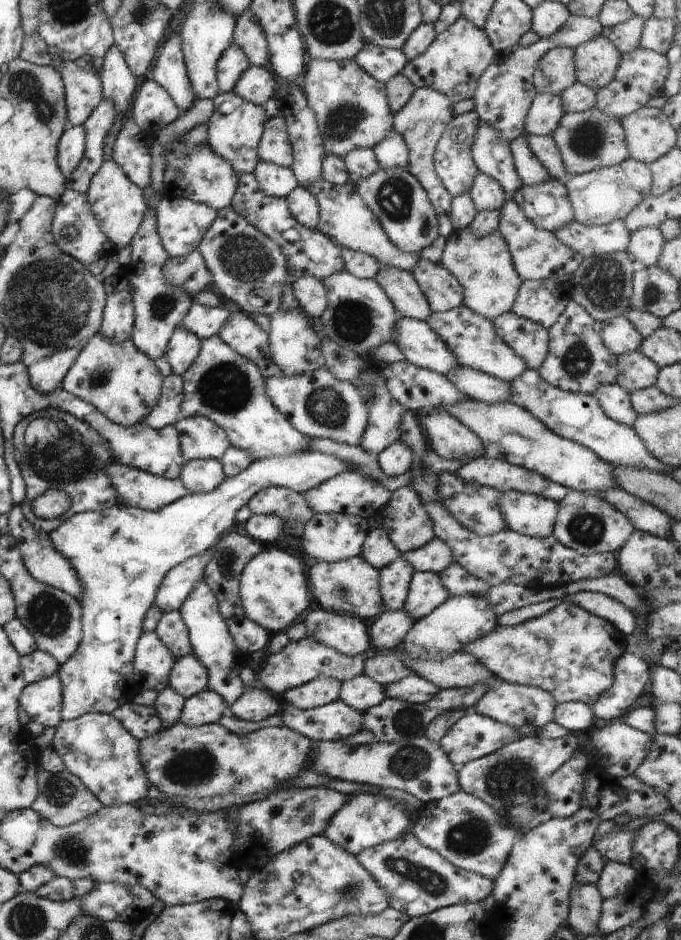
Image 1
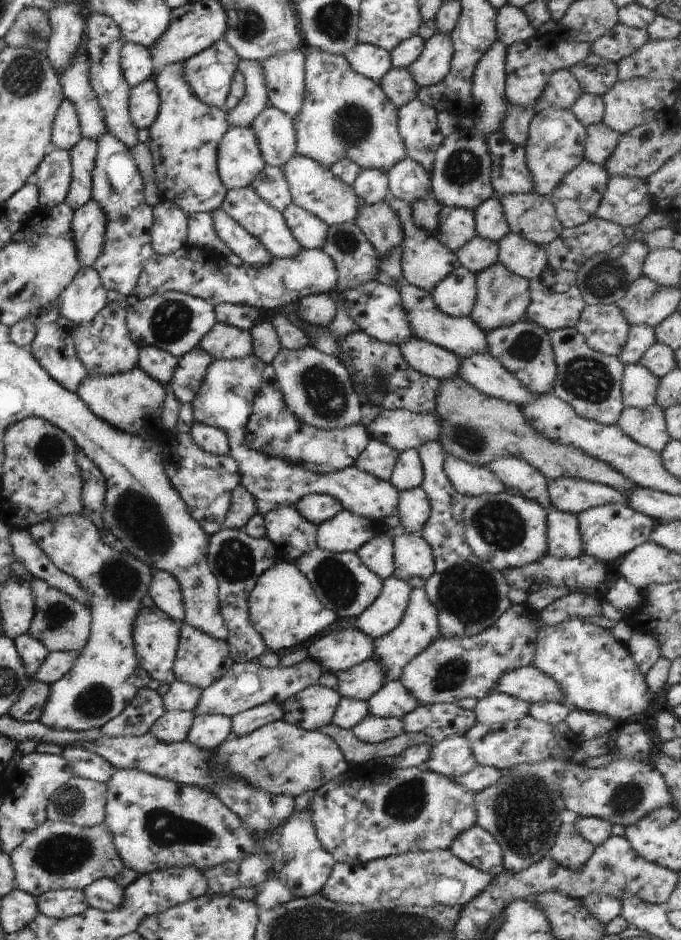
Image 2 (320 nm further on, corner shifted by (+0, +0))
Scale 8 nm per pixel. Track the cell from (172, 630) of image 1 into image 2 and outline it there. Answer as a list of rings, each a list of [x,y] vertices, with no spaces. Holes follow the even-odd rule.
[[[181,623],[178,647],[172,668],[175,681],[191,685],[202,691],[221,678],[233,663],[225,641],[212,639],[211,636],[199,632],[196,628]]]

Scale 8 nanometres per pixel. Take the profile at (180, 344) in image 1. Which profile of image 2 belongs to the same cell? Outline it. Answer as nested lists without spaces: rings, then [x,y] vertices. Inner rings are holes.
[[[198,346],[176,359],[175,372],[168,384],[170,392],[180,402],[191,403],[199,390],[208,364],[213,359]]]

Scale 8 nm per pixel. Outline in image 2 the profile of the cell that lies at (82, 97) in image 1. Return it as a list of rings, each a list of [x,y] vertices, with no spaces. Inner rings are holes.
[[[64,98],[52,120],[52,148],[70,151],[79,142],[82,136],[77,117],[73,104]]]

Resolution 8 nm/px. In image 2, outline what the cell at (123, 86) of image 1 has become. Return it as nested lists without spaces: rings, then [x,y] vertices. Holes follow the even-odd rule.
[[[107,130],[96,142],[96,155],[91,180],[90,199],[95,201],[95,204],[103,211],[104,235],[100,247],[101,252],[90,267],[97,273],[99,282],[105,290],[117,290],[119,294],[127,297],[135,286],[143,265],[153,253],[150,247],[152,212],[150,206],[145,204],[142,180],[137,167],[133,164],[130,150]]]

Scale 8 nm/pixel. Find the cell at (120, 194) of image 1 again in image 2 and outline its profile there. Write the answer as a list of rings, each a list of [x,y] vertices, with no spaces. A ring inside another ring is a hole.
[[[89,199],[72,211],[70,235],[81,267],[90,267],[101,252],[104,235],[103,211]]]

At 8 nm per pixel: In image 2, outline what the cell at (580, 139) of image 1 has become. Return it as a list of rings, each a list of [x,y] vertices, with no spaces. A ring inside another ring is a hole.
[[[602,122],[585,127],[585,134],[584,158],[590,163],[599,165],[603,164],[614,151],[620,135]]]

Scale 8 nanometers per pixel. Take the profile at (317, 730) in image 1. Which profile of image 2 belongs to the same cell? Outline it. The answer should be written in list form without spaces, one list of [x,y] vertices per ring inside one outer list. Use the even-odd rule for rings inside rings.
[[[365,715],[365,718],[362,718],[351,731],[357,740],[371,744],[382,743],[403,733],[400,719],[373,715]]]

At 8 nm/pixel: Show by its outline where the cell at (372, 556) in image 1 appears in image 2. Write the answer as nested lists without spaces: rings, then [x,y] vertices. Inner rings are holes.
[[[385,533],[371,537],[356,550],[360,561],[381,580],[393,572],[392,540]]]

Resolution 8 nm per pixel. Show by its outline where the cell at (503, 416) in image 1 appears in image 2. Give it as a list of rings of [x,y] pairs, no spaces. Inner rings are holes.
[[[381,409],[363,428],[370,439],[386,444],[397,452],[415,449],[427,441],[437,441],[439,436],[438,418],[434,412],[416,415],[403,409]]]

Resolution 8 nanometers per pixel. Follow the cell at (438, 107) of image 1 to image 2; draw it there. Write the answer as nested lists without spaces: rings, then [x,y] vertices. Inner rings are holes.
[[[417,98],[396,109],[397,132],[406,156],[417,162],[429,176],[435,149],[439,148],[442,141],[436,116],[434,108]]]

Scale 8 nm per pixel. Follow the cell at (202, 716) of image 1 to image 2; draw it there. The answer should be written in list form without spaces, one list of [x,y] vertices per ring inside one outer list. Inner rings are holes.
[[[205,714],[192,718],[186,741],[198,749],[214,749],[231,736],[229,717]]]

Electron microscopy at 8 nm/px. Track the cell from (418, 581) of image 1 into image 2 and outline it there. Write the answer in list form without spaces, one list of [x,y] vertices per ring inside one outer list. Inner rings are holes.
[[[411,589],[400,623],[391,632],[372,642],[372,657],[378,661],[382,669],[383,684],[396,681],[405,664],[424,651],[439,636],[435,607],[427,600],[424,589]]]

